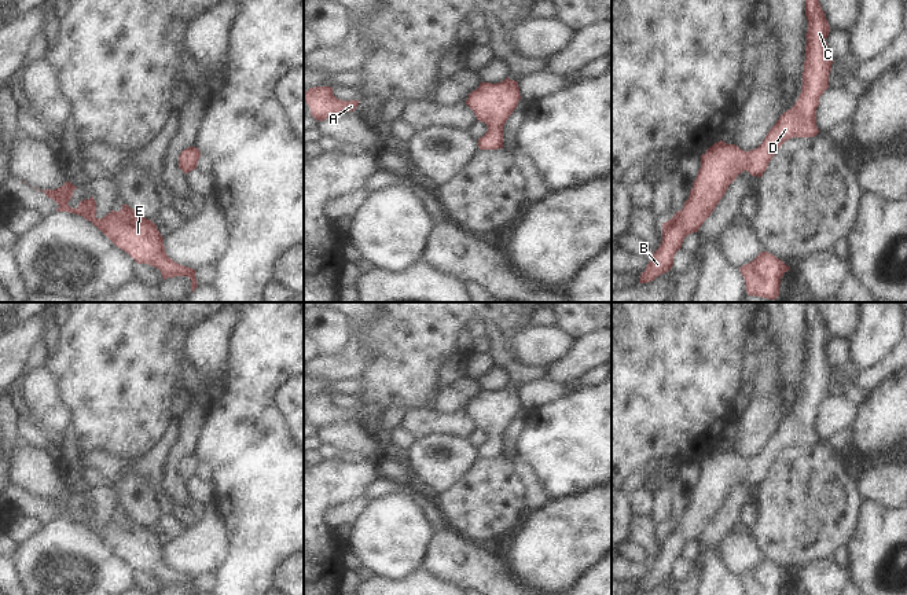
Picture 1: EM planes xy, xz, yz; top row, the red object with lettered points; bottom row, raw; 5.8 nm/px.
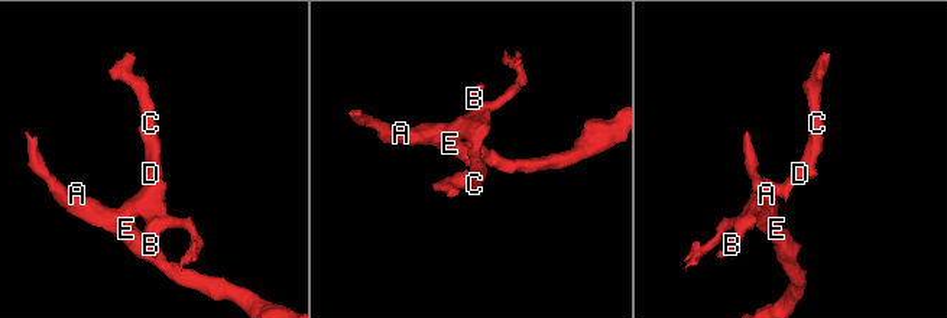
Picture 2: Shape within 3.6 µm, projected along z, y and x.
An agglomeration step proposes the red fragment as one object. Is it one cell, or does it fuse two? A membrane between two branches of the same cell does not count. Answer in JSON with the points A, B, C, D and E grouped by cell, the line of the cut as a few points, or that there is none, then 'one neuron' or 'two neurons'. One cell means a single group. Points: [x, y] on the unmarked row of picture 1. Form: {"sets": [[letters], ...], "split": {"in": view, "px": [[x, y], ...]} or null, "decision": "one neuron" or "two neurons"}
{"sets": [["A", "B", "C", "D", "E"]], "split": null, "decision": "one neuron"}

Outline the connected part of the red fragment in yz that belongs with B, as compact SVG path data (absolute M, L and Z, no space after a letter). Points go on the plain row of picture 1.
M805 302L805 324L808 328L805 370L797 409L779 425L757 456L743 459L735 452L720 448L701 463L701 475L690 504L680 519L662 530L661 552L642 580L639 591L649 591L671 579L673 565L682 557L684 546L698 540L738 482L746 478L753 485L761 485L786 448L814 445L819 441L816 416L819 405L829 396L833 368L827 364L826 350L830 334L816 302Z

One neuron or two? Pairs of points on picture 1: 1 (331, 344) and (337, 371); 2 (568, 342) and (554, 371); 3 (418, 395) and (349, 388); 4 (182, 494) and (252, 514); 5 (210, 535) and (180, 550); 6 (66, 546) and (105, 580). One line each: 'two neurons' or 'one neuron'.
1: two neurons
2: two neurons
3: two neurons
4: two neurons
5: one neuron
6: one neuron

